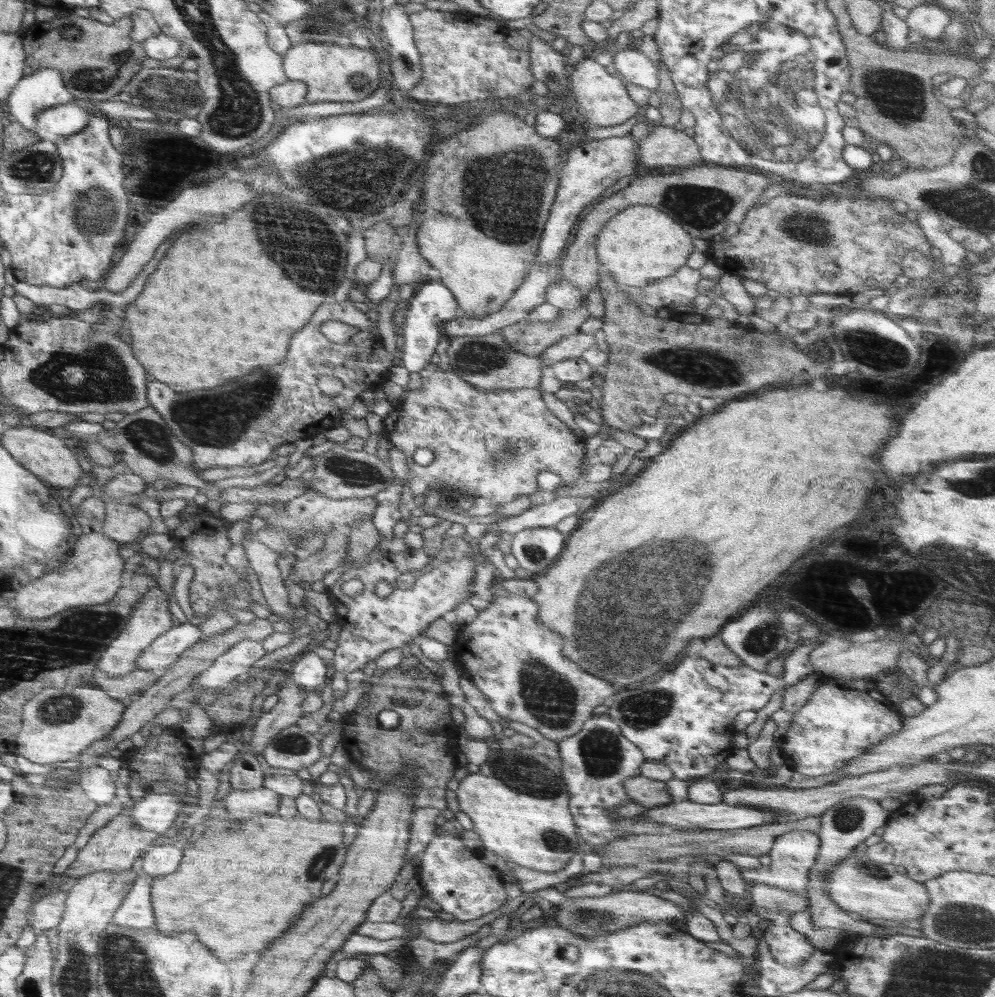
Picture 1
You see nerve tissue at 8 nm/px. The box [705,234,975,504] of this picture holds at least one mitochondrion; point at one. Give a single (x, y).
(878, 353)

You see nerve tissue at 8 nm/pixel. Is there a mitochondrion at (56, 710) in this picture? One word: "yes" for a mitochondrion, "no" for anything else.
yes

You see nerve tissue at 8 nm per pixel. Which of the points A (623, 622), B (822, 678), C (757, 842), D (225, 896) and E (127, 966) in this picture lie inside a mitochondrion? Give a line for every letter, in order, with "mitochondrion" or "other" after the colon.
A: mitochondrion
B: other
C: other
D: other
E: mitochondrion

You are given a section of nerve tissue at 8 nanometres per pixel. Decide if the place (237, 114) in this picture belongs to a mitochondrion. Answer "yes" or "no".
yes

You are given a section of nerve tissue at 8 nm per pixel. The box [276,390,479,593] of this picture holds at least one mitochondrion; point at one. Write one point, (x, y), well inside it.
(353, 473)

